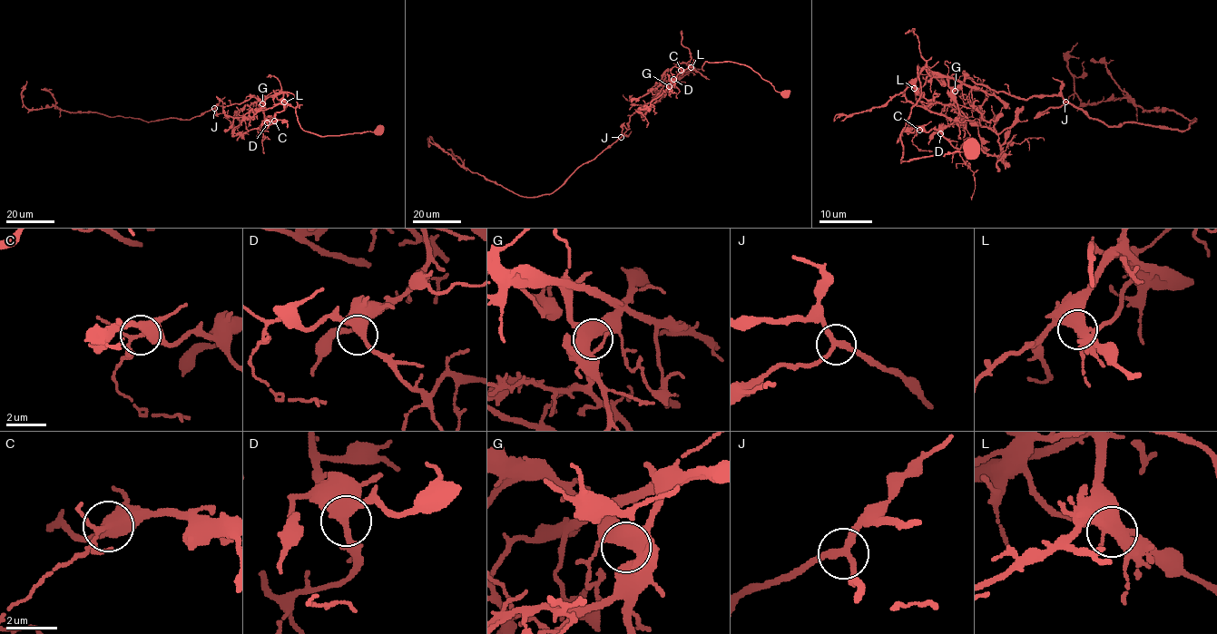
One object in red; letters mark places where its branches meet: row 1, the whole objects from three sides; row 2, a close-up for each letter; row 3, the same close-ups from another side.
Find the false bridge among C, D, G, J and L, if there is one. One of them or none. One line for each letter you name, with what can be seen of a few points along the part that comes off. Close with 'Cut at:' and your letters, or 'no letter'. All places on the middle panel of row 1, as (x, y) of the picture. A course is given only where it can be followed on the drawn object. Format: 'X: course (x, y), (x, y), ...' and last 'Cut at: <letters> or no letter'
L: course (691, 67), (662, 95), (656, 92), (656, 100), (650, 108)
Cut at: L

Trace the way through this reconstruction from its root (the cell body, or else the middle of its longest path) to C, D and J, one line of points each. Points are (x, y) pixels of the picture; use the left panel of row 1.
C: (378, 131), (325, 136), (305, 131), (297, 119), (296, 97), (287, 92), (265, 101), (263, 116), (274, 121)
D: (378, 131), (325, 136), (305, 131), (297, 119), (296, 97), (287, 92), (266, 99), (263, 112), (267, 122)
J: (378, 131), (325, 136), (305, 131), (297, 119), (296, 97), (287, 92), (214, 108)

